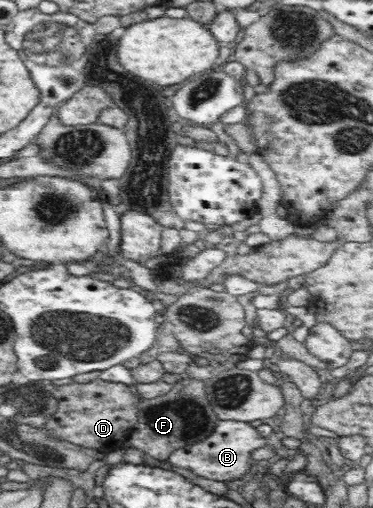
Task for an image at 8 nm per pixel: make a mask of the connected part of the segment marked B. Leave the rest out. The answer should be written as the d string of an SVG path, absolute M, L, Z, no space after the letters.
M222 420L215 425L215 430L204 442L187 445L186 448L178 448L172 455L172 466L192 470L194 474L210 480L234 480L242 478L252 466L252 450L266 446L266 440L256 428L248 426L246 422Z

